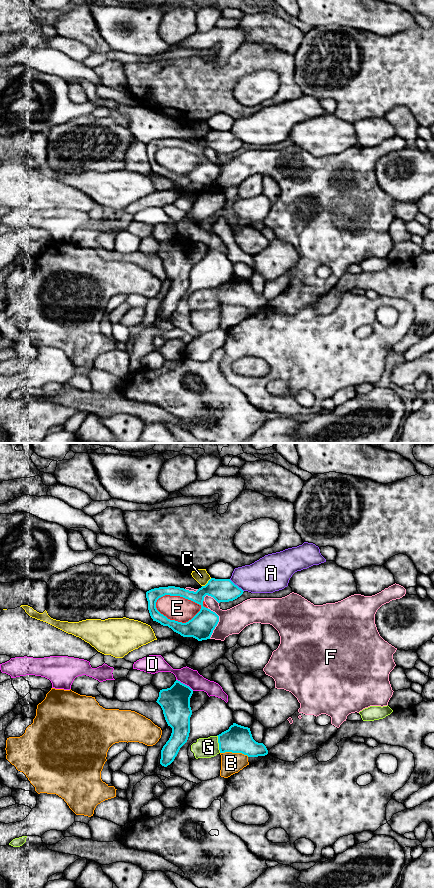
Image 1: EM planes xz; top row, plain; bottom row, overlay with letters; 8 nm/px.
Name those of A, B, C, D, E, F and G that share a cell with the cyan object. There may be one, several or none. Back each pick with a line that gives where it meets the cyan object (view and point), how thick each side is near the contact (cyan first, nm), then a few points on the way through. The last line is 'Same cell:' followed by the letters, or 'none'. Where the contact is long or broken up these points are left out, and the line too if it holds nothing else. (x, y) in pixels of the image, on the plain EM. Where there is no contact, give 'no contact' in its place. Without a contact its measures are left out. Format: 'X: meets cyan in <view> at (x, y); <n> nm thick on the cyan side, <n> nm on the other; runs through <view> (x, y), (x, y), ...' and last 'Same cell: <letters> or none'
Same cell: none

